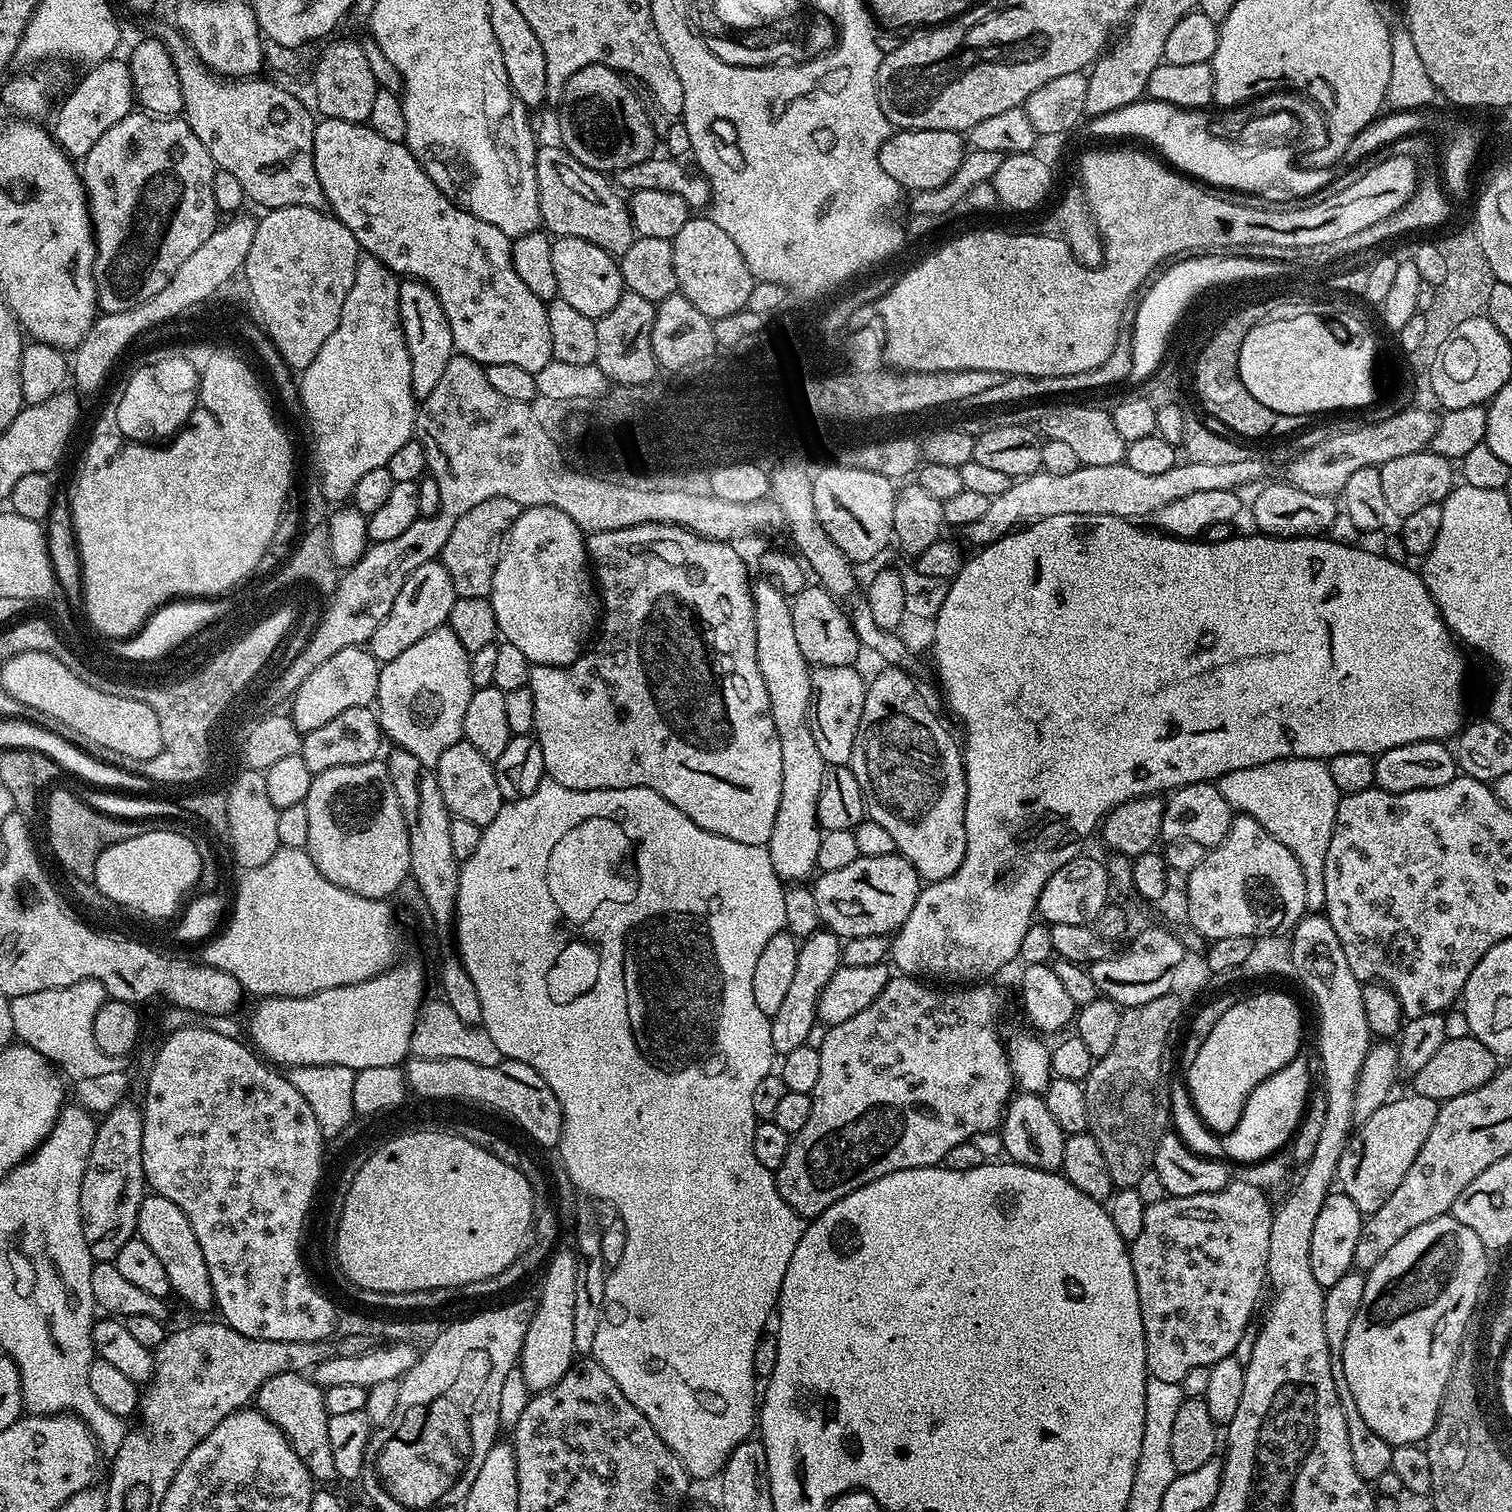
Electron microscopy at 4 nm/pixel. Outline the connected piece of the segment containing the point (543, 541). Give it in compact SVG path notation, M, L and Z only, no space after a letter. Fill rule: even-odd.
M550 506L525 508L513 522L494 570L490 599L494 618L498 618L500 636L507 643L518 646L518 650L526 654L529 665L573 664L593 639L598 628L598 592L594 587L593 573L586 567L588 563L585 533L569 516L562 514L562 510Z

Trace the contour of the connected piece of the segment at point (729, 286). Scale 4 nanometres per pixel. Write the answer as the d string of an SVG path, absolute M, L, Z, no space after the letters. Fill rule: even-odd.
M696 214L685 222L682 230L671 241L674 250L674 278L679 295L694 302L694 306L698 306L698 310L702 310L702 314L706 314L711 321L726 318L730 314L747 309L754 277L750 266L746 266L746 258L742 258L742 250L734 246L730 234L726 234L722 226L718 226L707 215Z

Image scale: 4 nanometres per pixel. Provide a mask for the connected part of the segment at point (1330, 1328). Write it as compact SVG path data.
M1353 1270L1342 1274L1334 1286L1324 1293L1322 1302L1322 1327L1326 1329L1326 1346L1330 1350L1330 1374L1334 1374L1334 1390L1338 1390L1338 1398L1342 1402L1342 1414L1346 1414L1346 1434L1350 1434L1350 1454L1354 1457L1354 1470L1363 1480L1376 1481L1380 1475L1392 1470L1393 1445L1386 1442L1379 1434L1374 1434L1370 1426L1358 1414L1358 1402L1354 1402L1354 1394L1350 1394L1350 1385L1346 1383L1346 1370L1342 1370L1342 1350L1346 1346L1346 1334L1350 1334L1350 1325L1354 1322L1354 1314L1358 1314L1358 1306L1362 1306L1362 1294L1366 1290L1366 1276L1363 1271Z

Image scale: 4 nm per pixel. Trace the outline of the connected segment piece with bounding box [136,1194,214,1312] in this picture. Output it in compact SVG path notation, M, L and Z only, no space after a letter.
M155 1194L145 1195L142 1206L138 1210L136 1231L139 1239L154 1250L154 1255L162 1262L166 1270L166 1278L170 1278L170 1286L175 1295L180 1295L186 1303L198 1311L204 1312L213 1307L212 1287L206 1270L206 1258L202 1258L202 1246L198 1246L198 1238L194 1238L194 1230L190 1230L190 1222L186 1222L186 1214L170 1202L170 1198L162 1198Z

